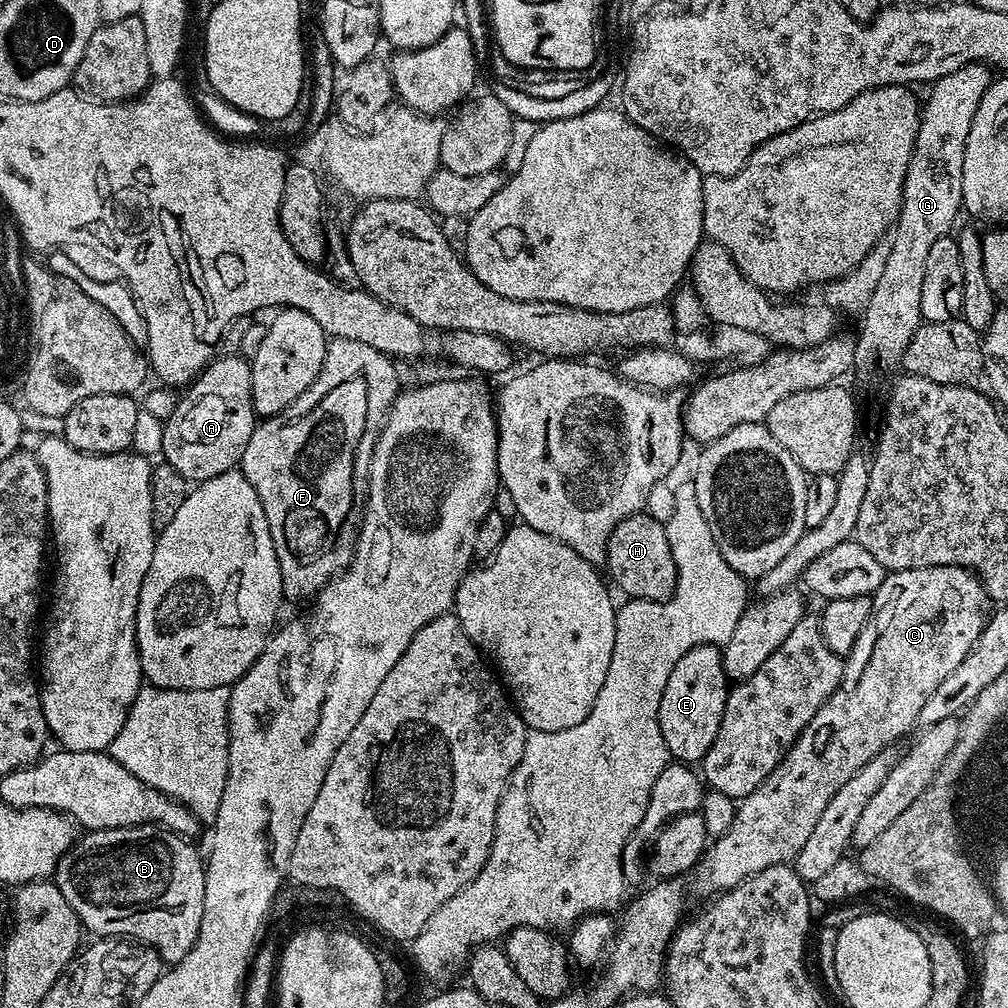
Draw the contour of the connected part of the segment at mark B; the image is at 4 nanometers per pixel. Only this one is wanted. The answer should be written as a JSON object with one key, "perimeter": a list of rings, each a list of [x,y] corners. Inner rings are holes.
{"perimeter":[[[155,824],[103,828],[97,832],[88,830],[58,862],[54,882],[87,931],[89,928],[100,938],[127,938],[147,944],[160,955],[165,965],[171,966],[190,954],[202,922],[206,864],[192,844],[195,843],[191,839],[158,828]]]}

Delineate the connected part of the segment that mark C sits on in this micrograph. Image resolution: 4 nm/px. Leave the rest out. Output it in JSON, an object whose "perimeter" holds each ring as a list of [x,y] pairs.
{"perimeter":[[[930,566],[929,568],[907,568],[901,572],[889,571],[885,575],[882,586],[878,586],[878,590],[872,593],[870,599],[872,613],[868,615],[866,626],[862,626],[862,632],[858,634],[854,646],[848,651],[844,660],[844,677],[840,680],[839,688],[834,690],[832,697],[820,707],[818,712],[814,714],[814,718],[810,718],[810,722],[804,727],[799,738],[789,746],[788,752],[780,759],[780,765],[765,778],[762,786],[758,786],[758,790],[754,790],[749,796],[743,797],[737,803],[734,822],[726,830],[726,834],[715,837],[709,843],[708,847],[704,849],[703,856],[692,869],[690,873],[692,888],[698,895],[708,896],[707,898],[715,897],[719,893],[728,892],[734,886],[738,886],[748,876],[758,874],[770,866],[795,861],[798,850],[802,850],[802,846],[806,846],[810,834],[814,831],[814,825],[818,823],[818,817],[822,815],[822,810],[826,810],[830,798],[834,798],[834,794],[838,794],[838,790],[842,790],[842,786],[846,786],[846,782],[850,782],[850,778],[854,778],[856,771],[862,766],[866,766],[866,762],[870,762],[870,758],[874,758],[874,754],[895,745],[897,743],[895,740],[899,736],[904,736],[912,727],[917,727],[920,711],[926,706],[926,698],[930,698],[930,694],[934,694],[934,690],[938,690],[938,686],[942,686],[942,682],[948,680],[950,674],[954,674],[954,670],[958,670],[962,658],[966,658],[968,651],[976,645],[976,639],[982,634],[990,615],[988,592],[980,583],[979,576],[967,568],[959,568],[958,566]]]}

